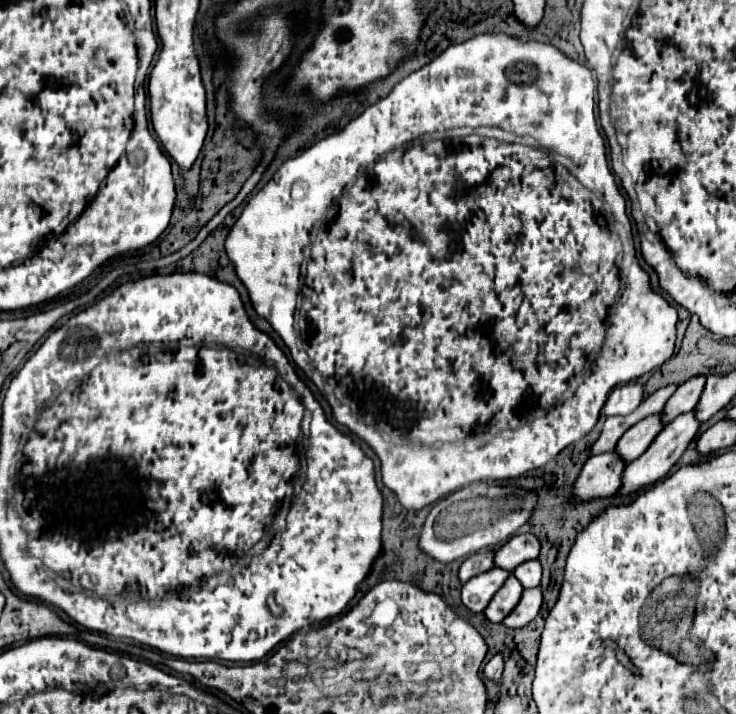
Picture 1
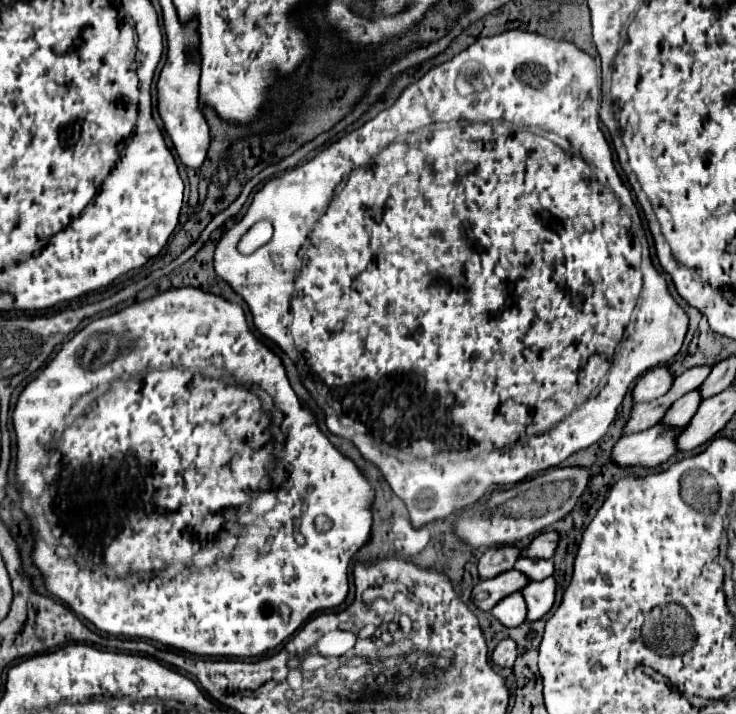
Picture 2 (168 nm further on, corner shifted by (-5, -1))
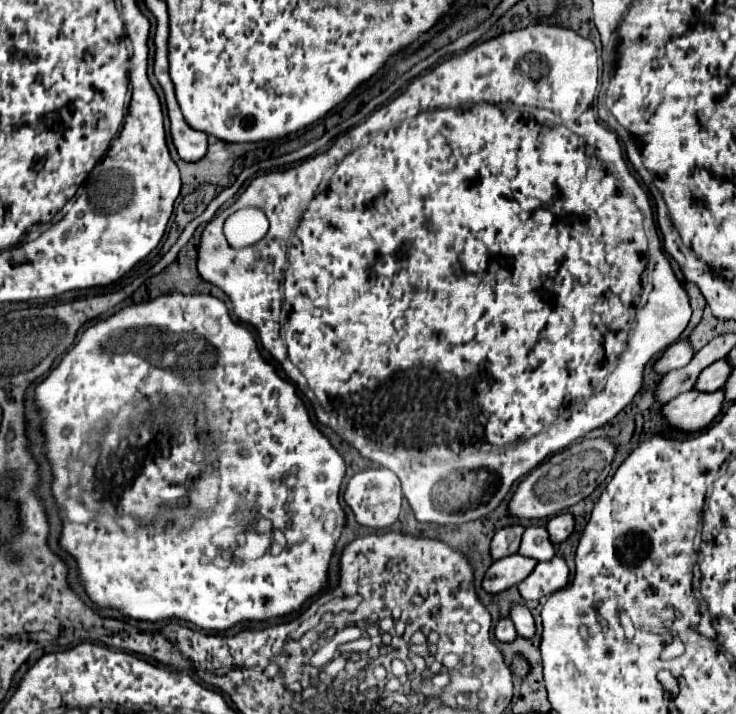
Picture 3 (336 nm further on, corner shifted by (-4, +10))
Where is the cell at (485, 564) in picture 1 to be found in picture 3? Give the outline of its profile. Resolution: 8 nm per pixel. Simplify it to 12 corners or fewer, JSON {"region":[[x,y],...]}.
{"region":[[505,526],[491,540],[491,558],[517,554],[523,526]]}

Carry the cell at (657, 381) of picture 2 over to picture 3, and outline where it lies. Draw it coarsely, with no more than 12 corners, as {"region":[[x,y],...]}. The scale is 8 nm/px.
{"region":[[685,340],[669,346],[653,364],[657,374],[683,368],[693,358]]}

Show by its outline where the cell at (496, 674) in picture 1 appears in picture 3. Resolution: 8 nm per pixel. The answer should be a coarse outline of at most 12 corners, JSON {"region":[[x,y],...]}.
{"region":[[499,620],[495,638],[499,642],[513,642],[517,638],[513,622]]}

